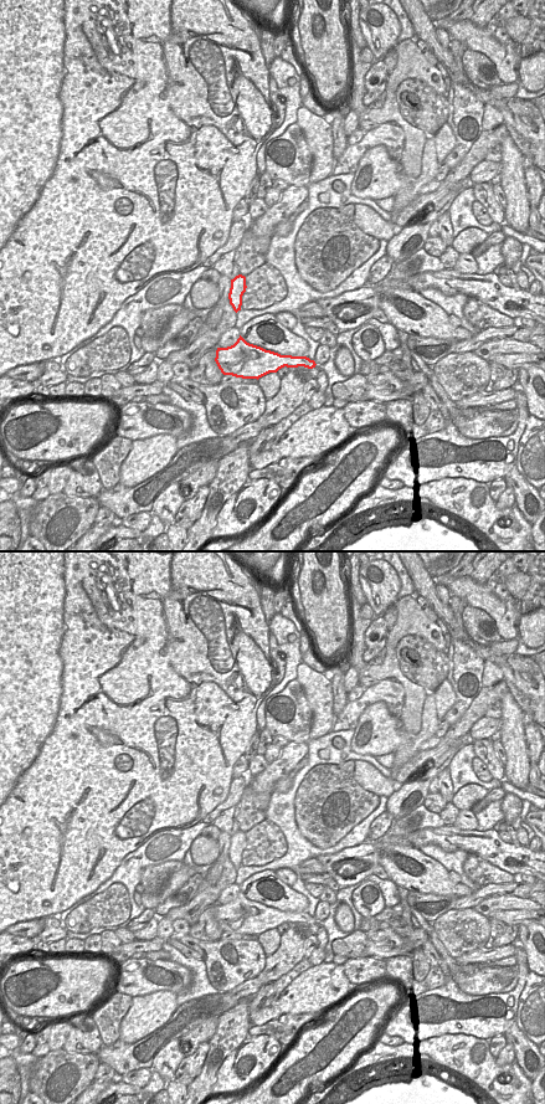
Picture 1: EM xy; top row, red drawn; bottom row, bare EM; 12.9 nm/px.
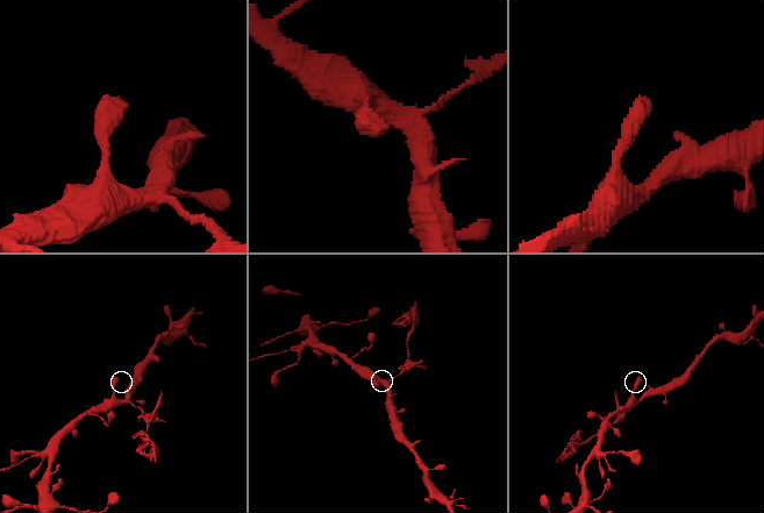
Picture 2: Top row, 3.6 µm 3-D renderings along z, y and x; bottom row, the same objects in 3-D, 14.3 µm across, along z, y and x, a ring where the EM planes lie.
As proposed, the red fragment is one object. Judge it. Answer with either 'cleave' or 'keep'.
cleave

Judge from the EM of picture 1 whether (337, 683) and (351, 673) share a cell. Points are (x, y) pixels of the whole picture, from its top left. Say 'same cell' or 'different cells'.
different cells

